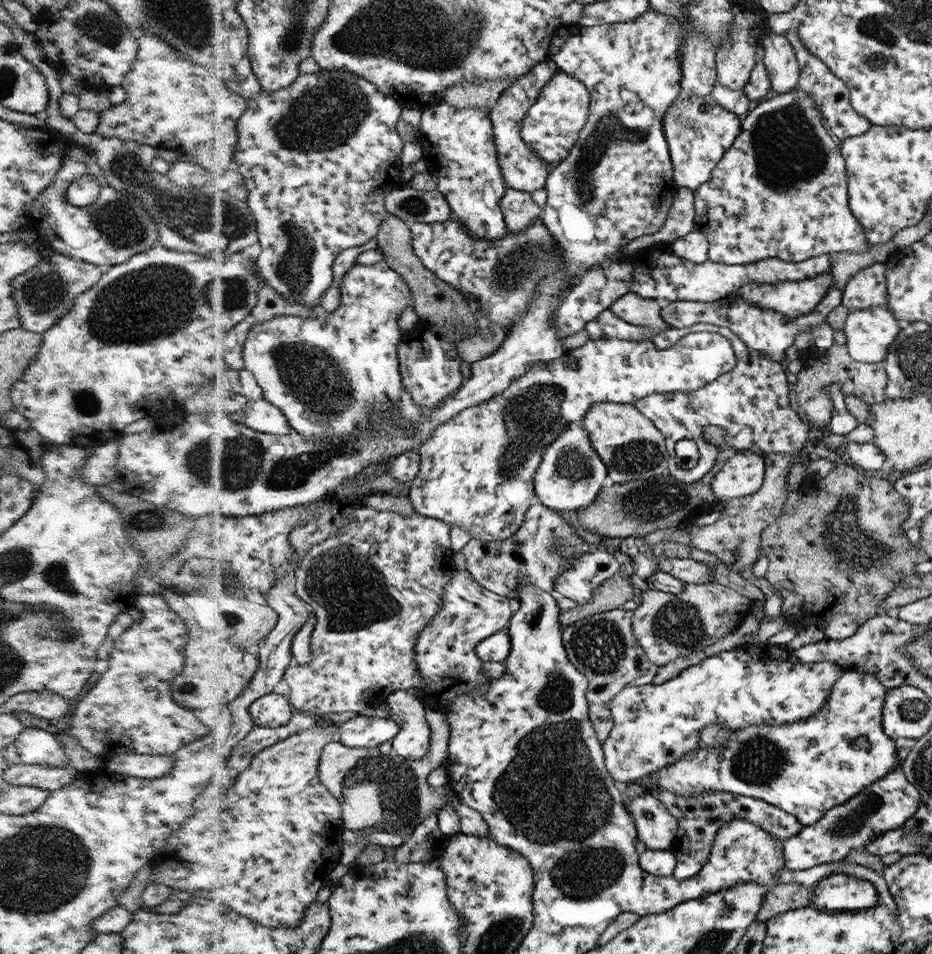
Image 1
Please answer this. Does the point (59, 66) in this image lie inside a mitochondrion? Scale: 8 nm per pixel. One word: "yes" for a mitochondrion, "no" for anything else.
no

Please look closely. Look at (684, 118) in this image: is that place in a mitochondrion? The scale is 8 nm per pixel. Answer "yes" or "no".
yes

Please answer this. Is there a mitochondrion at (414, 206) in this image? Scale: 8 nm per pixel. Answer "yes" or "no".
yes

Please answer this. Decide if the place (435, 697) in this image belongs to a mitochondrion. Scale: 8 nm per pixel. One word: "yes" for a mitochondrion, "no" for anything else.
no

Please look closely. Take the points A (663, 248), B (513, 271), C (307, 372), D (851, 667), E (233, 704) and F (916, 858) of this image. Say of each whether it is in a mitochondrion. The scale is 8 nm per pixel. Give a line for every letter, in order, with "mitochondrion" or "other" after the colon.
A: other
B: mitochondrion
C: mitochondrion
D: other
E: other
F: other

